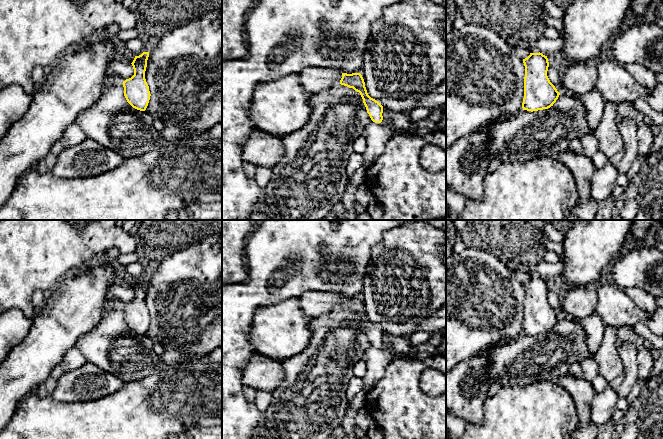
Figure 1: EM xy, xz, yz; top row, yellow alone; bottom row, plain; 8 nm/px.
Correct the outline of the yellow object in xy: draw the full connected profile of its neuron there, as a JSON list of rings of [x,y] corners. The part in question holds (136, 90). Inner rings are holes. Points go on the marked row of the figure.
[[[143,52],[139,56],[135,56],[131,63],[134,69],[134,75],[123,81],[124,96],[127,102],[135,109],[145,111],[149,100],[150,91],[145,79],[145,71],[149,52]]]

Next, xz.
[[[307,67],[298,75],[303,88],[311,94],[330,89],[338,83],[353,88],[360,93],[371,120],[375,123],[382,122],[383,106],[368,95],[364,79],[360,73],[347,74],[336,69]]]

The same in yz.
[[[530,53],[523,59],[525,66],[523,110],[548,109],[556,102],[560,93],[550,82],[547,71],[549,62],[542,53]]]

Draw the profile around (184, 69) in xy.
[[[214,10],[177,27],[148,50],[145,79],[150,100],[145,110],[166,126],[195,119],[201,107],[222,89],[222,11]]]

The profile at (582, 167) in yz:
[[[568,150],[559,154],[558,159],[571,171],[579,193],[580,203],[591,201],[591,179],[596,171],[593,161],[585,154]]]

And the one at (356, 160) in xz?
[[[352,153],[351,156],[348,159],[348,164],[347,164],[347,178],[348,178],[348,183],[347,186],[350,183],[350,178],[352,175],[356,172],[356,170],[360,167],[364,166],[364,158],[363,155],[360,153]]]

